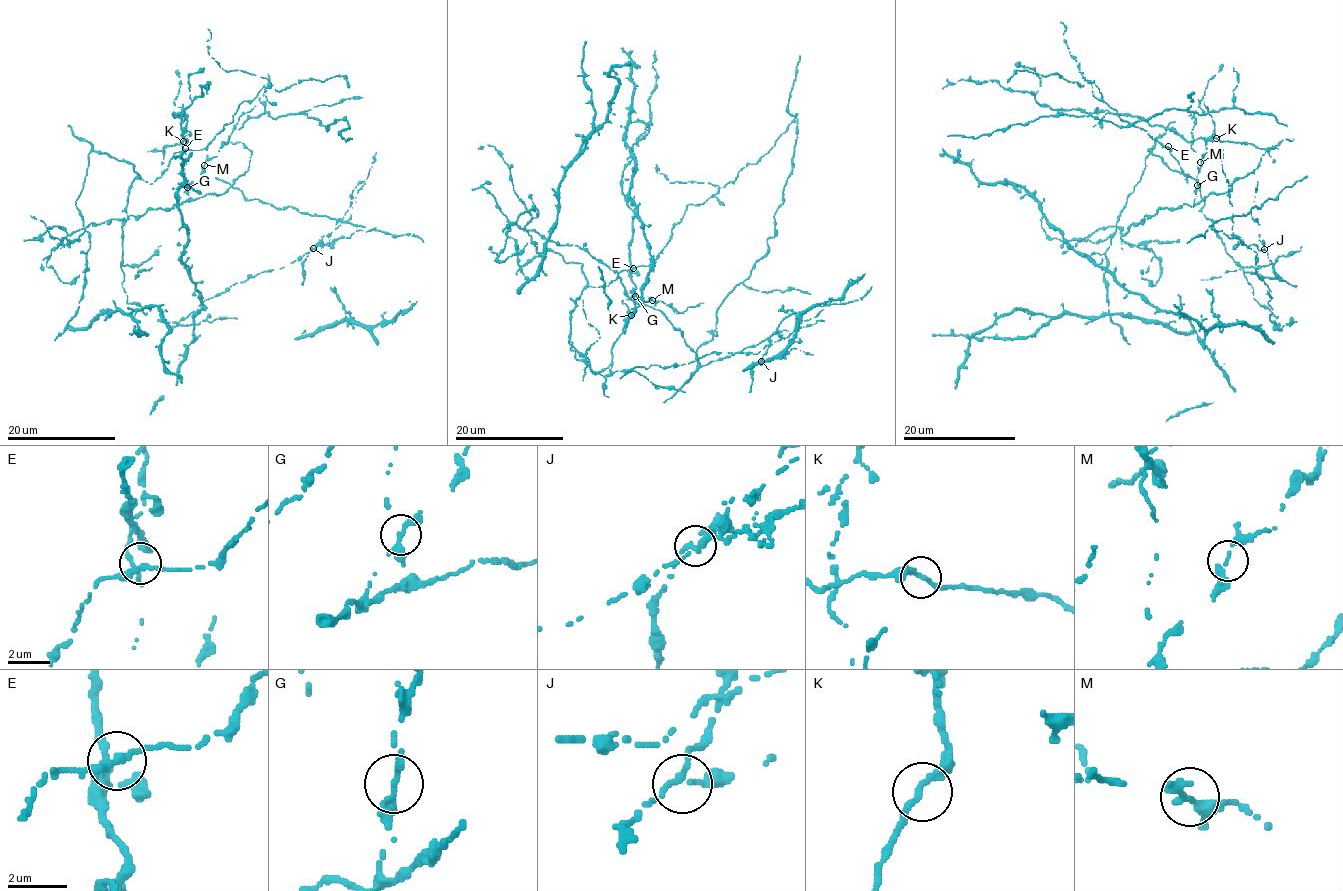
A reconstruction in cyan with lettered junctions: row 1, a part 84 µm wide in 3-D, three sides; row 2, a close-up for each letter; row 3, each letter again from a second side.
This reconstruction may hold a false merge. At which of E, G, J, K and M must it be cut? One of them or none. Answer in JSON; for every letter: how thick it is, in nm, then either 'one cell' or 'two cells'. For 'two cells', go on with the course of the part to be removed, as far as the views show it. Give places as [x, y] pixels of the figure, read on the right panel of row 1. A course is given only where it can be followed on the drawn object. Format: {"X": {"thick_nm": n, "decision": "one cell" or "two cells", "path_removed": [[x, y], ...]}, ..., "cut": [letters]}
{"E": {"thick_nm": 280, "decision": "one cell"}, "G": {"thick_nm": 240, "decision": "two cells", "path_removed": [[1196, 185], [1196, 151], [1191, 146], [1193, 113], [1200, 103], [1207, 81], [1219, 72], [1222, 64]]}, "J": {"thick_nm": 200, "decision": "one cell"}, "K": {"thick_nm": 260, "decision": "one cell"}, "M": {"thick_nm": 200, "decision": "one cell"}, "cut": ["G"]}

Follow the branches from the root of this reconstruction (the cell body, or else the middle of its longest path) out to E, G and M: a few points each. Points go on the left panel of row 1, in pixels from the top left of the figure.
E: (87, 155), (98, 151), (119, 161), (127, 161), (144, 181), (153, 184), (168, 169), (170, 158), (185, 148)
G: (87, 155), (83, 188), (75, 201), (86, 227), (129, 215), (140, 216), (154, 208), (177, 207), (187, 186)
M: (87, 155), (83, 188), (75, 201), (86, 227), (177, 207), (204, 165)

